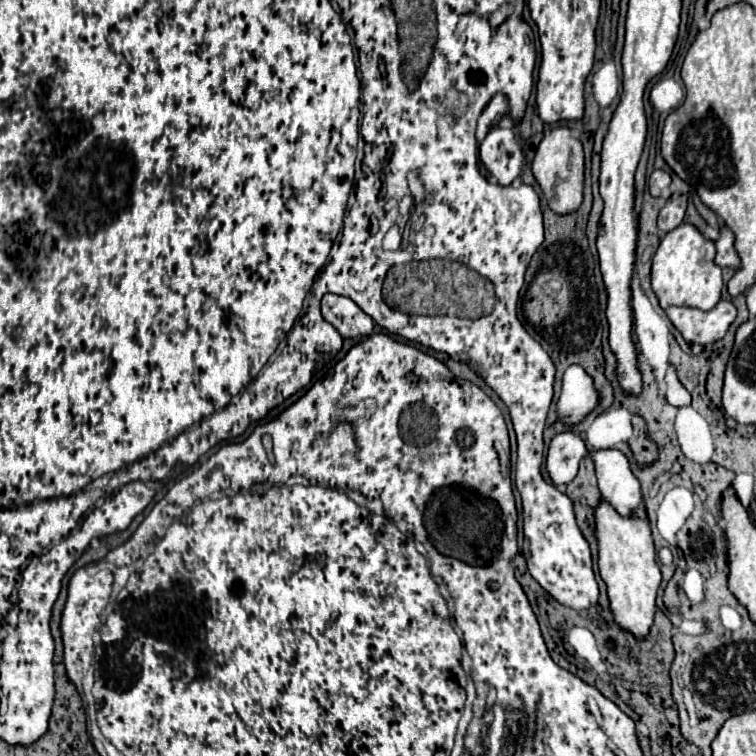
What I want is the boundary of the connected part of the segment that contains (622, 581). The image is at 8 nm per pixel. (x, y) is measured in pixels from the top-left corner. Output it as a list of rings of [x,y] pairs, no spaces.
[[[607,500],[595,506],[595,538],[599,546],[599,574],[607,584],[609,608],[621,630],[643,640],[649,636],[655,614],[655,596],[661,584],[661,570],[655,560],[653,536],[647,516],[637,510],[631,516],[621,516]]]

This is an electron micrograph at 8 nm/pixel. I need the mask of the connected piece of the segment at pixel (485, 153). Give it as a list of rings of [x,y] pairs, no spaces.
[[[495,126],[479,144],[483,168],[503,186],[509,186],[515,178],[519,178],[526,164],[523,145],[517,140],[513,128]]]

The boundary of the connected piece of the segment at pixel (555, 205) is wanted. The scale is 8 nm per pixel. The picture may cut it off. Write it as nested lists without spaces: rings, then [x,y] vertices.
[[[567,126],[553,128],[549,134],[543,136],[533,158],[533,176],[539,182],[553,212],[567,214],[579,208],[583,200],[583,166],[583,146],[577,138],[571,136],[571,130]]]

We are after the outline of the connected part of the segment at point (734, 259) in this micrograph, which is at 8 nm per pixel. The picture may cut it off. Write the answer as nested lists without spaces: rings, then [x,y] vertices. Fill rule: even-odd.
[[[721,224],[721,228],[719,228],[719,238],[715,240],[715,248],[717,248],[717,256],[715,256],[717,266],[721,266],[721,268],[739,266],[739,256],[733,246],[733,232],[725,224]]]

